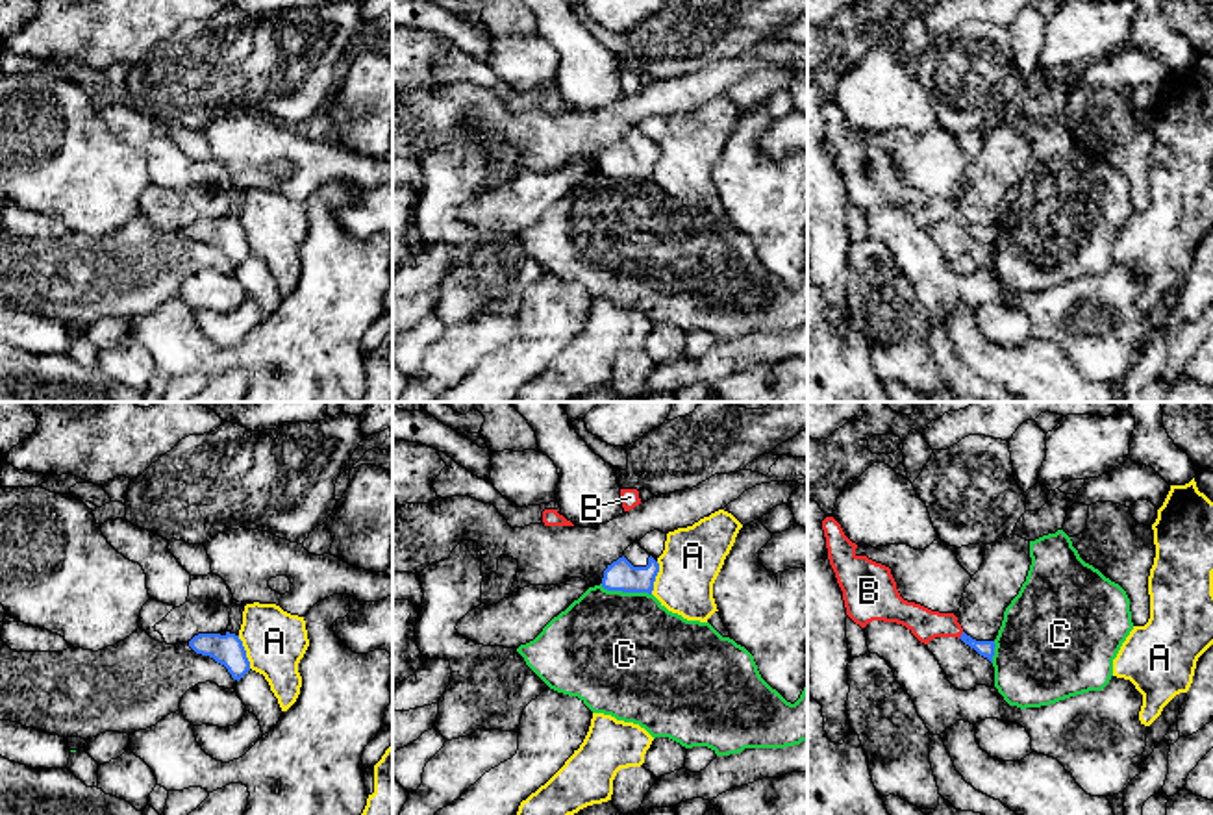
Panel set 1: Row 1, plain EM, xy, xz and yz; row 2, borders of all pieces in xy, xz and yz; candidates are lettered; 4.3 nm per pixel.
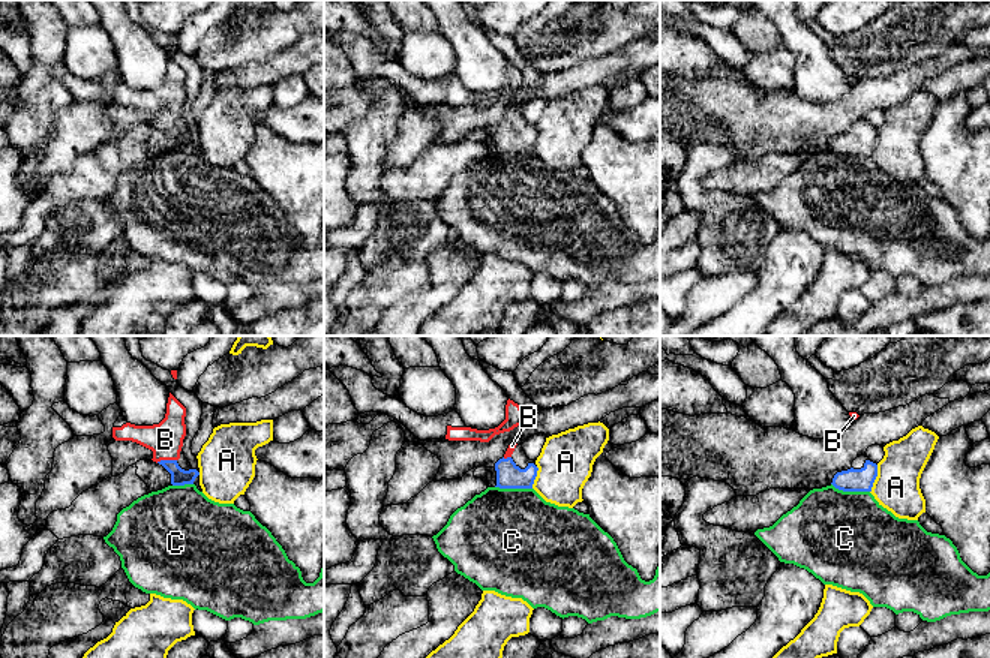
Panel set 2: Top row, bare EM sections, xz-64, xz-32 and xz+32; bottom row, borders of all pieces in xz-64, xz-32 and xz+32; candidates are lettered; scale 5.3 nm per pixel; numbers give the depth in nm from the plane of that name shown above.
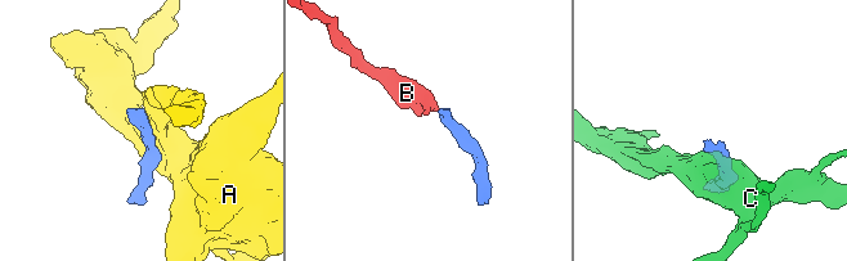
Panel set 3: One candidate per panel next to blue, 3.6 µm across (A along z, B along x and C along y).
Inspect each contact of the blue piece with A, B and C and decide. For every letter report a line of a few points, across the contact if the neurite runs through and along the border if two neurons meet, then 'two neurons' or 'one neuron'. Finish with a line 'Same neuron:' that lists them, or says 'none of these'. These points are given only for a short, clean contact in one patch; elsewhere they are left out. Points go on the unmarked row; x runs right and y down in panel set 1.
A: two neurons
B: yz (986, 234), (962, 221), (947, 210), (926, 210) | one neuron
C: two neurons
Same neuron: B

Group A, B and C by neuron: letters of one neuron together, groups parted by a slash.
A / B / C

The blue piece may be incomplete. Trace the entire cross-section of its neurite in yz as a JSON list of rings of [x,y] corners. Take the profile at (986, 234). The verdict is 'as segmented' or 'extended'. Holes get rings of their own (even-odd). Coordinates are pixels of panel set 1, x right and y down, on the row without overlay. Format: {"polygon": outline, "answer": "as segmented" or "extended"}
{"polygon": [[[833,102],[822,106],[828,144],[843,176],[846,200],[865,213],[872,206],[906,211],[920,228],[935,222],[957,222],[993,248],[994,226],[976,226],[967,220],[954,198],[932,196],[900,182],[891,154],[857,141]]], "answer": "extended"}

